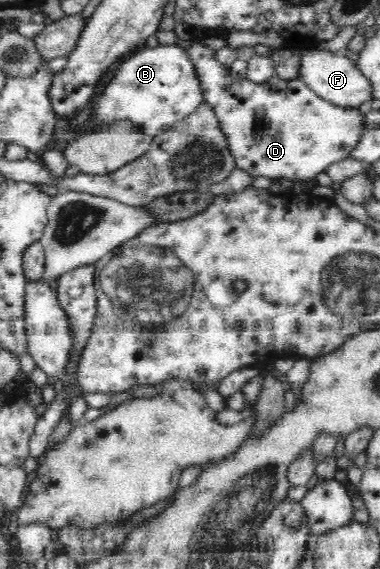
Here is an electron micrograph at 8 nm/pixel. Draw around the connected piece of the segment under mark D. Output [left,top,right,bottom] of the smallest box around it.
[187,36,364,180]

